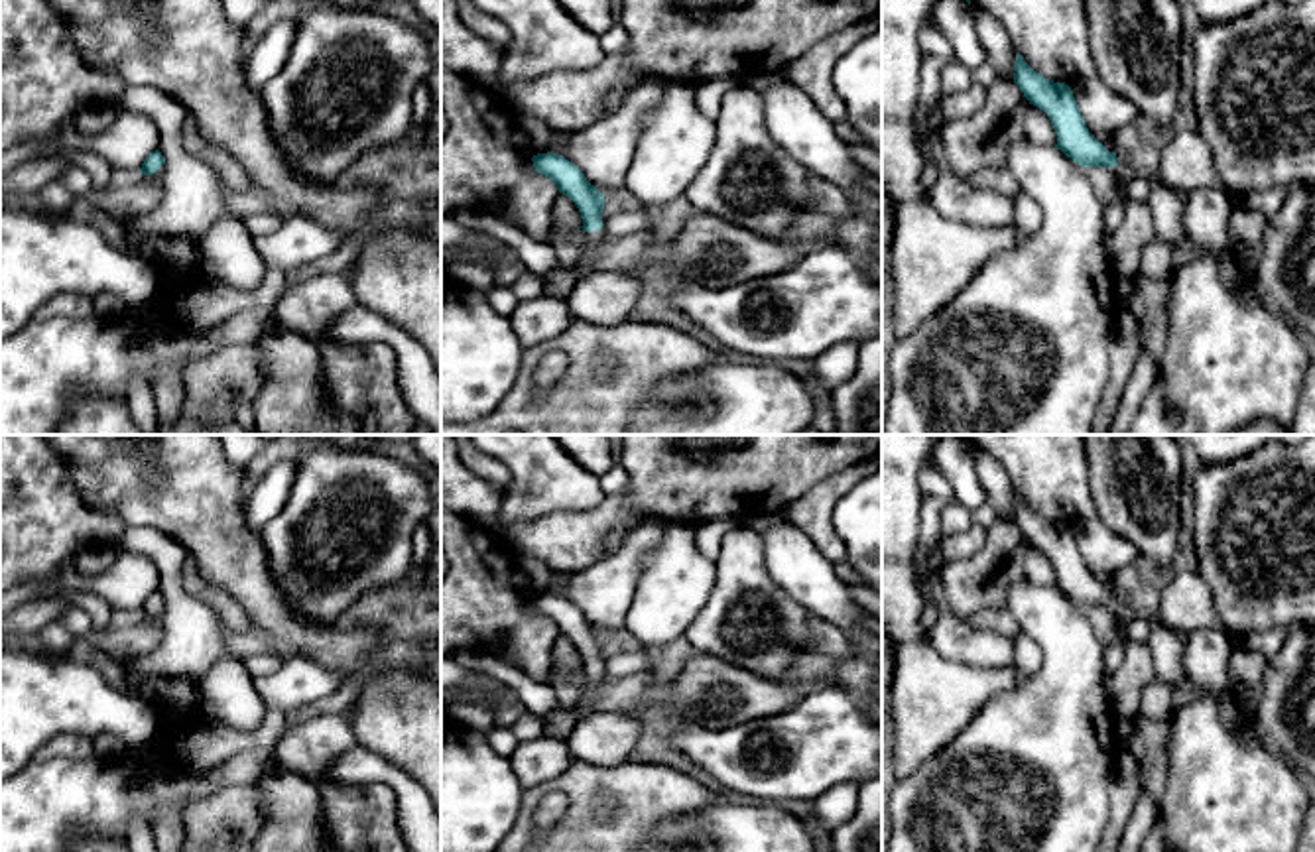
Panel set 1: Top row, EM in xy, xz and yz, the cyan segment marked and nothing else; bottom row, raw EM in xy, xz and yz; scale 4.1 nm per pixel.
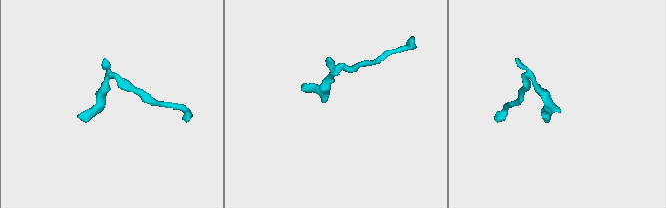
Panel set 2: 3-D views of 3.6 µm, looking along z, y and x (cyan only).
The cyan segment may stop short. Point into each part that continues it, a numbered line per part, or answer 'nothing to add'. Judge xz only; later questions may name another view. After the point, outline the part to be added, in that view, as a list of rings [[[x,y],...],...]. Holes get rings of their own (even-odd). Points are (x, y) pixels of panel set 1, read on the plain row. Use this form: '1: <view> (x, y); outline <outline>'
1: xz (597, 679); outline [[[602,667],[598,673],[583,673],[589,681],[591,681],[591,685],[593,685],[593,689],[595,689],[595,693],[593,693],[593,697],[596,697],[596,693],[598,691],[604,691],[604,687],[606,687],[606,669]]]

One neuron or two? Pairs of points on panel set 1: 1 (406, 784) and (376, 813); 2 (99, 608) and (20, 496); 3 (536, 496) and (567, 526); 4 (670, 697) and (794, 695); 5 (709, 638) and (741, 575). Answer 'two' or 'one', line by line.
1: two
2: one
3: two
4: one
5: one

